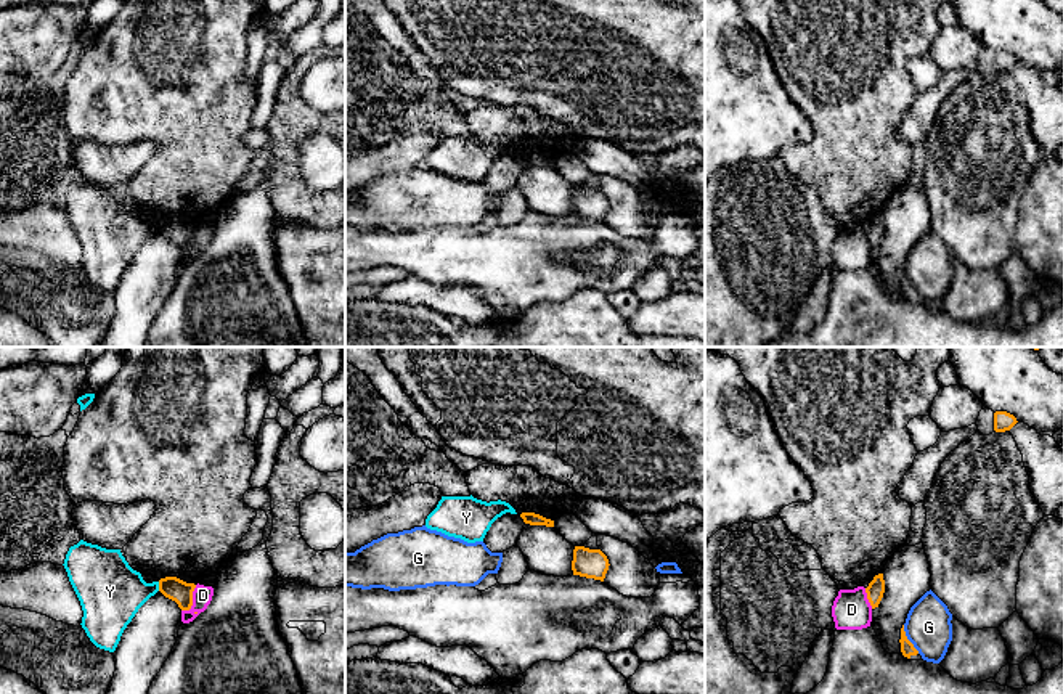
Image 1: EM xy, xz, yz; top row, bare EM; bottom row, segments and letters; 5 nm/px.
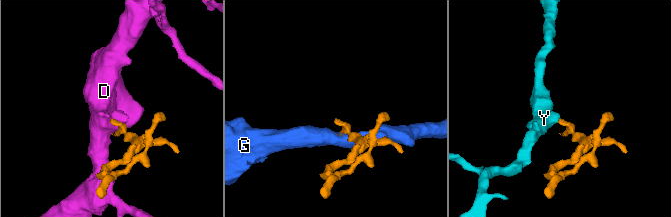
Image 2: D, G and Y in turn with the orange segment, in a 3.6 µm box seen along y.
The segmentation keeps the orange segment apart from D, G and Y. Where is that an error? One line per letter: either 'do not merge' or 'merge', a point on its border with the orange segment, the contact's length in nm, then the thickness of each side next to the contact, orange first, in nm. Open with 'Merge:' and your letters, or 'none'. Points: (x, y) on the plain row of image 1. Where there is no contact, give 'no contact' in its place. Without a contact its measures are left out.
Merge: none
D: do not merge; contact xy (191, 241); length 150 nm; calibres 120 and 100 nm
G: do not merge; contact yz (908, 280); length 170 nm; calibres 70 and 220 nm
Y: do not merge; contact xy (159, 227); length 50 nm; calibres 120 and 320 nm

